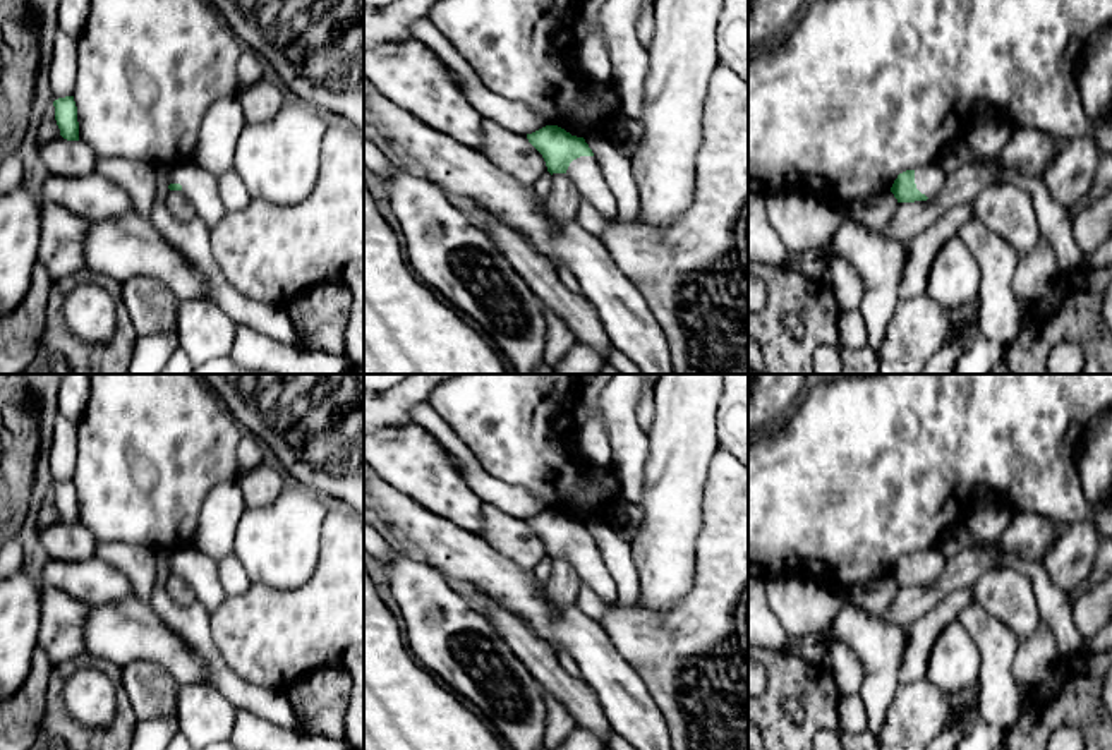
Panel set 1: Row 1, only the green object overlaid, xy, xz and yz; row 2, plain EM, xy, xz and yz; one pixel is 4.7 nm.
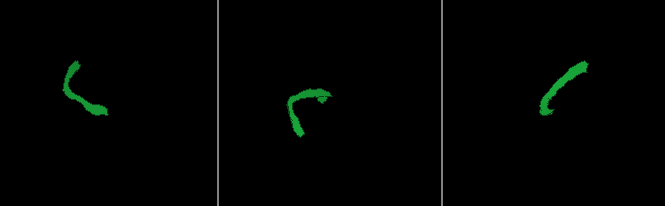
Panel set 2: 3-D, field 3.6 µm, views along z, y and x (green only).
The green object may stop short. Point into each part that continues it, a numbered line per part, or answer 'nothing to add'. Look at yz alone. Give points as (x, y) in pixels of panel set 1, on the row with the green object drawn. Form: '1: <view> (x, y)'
1: yz (929, 179)

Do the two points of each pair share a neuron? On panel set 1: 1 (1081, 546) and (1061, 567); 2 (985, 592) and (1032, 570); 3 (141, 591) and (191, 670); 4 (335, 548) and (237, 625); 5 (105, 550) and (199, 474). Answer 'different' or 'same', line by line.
1: same
2: different
3: different
4: same
5: different

